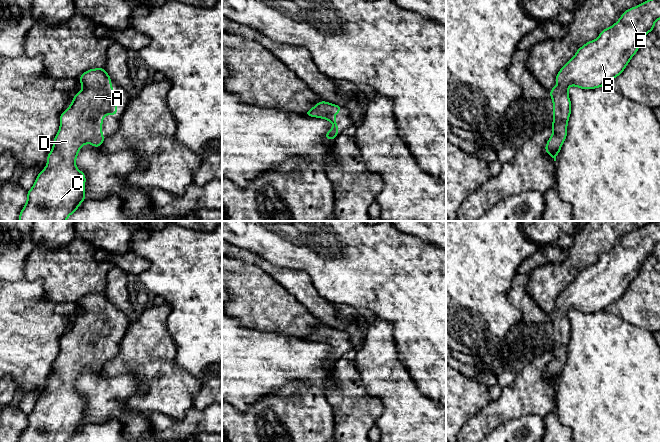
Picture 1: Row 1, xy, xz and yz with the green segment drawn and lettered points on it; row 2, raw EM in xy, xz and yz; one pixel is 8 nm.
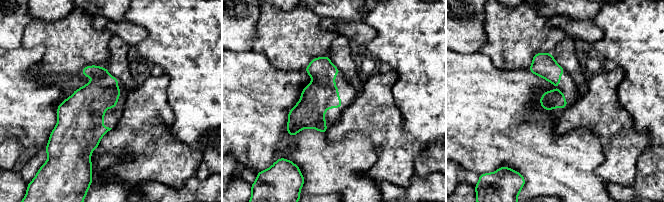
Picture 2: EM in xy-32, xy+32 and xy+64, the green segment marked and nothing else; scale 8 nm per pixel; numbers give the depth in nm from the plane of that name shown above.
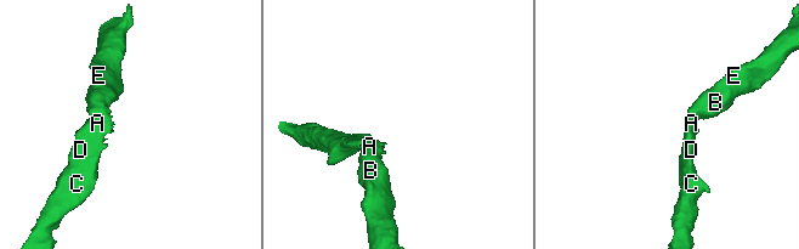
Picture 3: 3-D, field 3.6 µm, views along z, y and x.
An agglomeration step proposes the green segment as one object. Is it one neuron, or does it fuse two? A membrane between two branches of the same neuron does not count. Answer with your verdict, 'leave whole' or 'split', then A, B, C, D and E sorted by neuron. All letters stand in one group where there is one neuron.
leave whole; A B C D E

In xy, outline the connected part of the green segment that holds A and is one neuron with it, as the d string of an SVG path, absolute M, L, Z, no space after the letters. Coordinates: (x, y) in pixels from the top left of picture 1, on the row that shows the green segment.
M104 68L87 70L79 80L83 89L73 97L68 109L60 115L60 128L47 156L47 165L27 192L27 202L20 212L19 221L66 221L86 199L86 176L77 169L75 163L79 149L87 143L93 147L101 147L106 138L102 135L103 117L116 115L118 109L111 78Z

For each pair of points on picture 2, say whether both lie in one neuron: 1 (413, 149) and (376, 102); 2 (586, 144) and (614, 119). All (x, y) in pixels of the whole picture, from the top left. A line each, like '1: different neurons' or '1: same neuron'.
1: same neuron
2: different neurons

